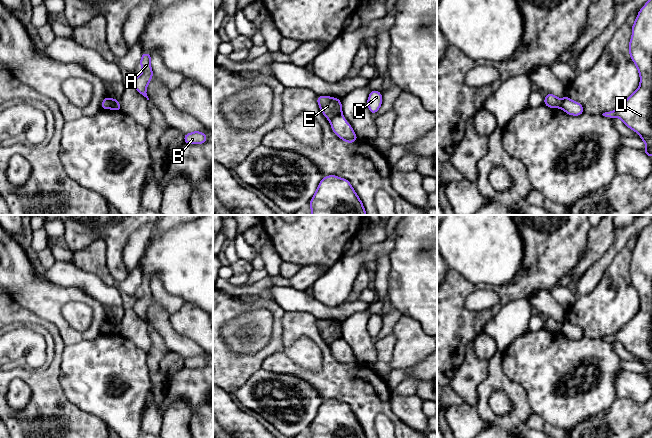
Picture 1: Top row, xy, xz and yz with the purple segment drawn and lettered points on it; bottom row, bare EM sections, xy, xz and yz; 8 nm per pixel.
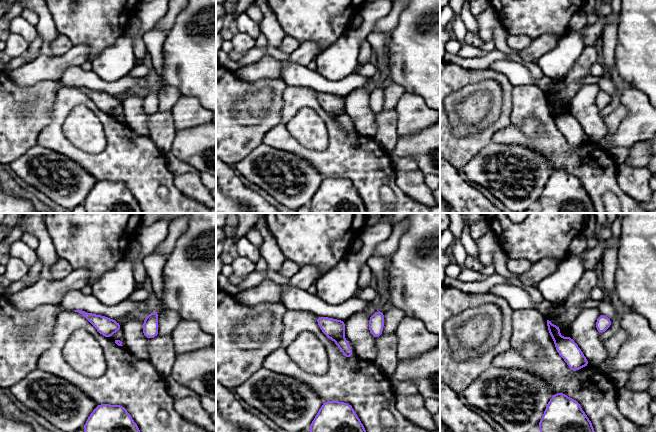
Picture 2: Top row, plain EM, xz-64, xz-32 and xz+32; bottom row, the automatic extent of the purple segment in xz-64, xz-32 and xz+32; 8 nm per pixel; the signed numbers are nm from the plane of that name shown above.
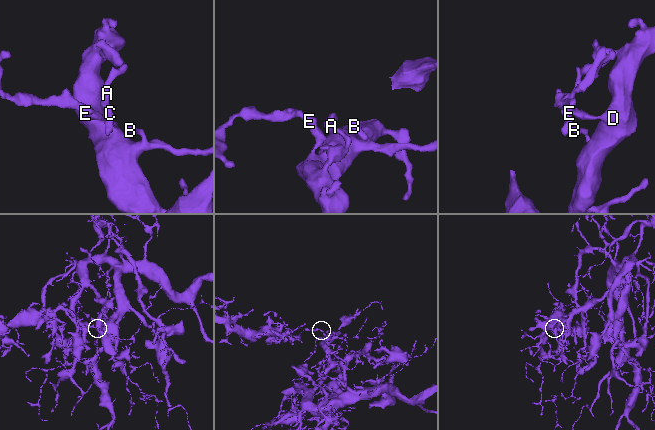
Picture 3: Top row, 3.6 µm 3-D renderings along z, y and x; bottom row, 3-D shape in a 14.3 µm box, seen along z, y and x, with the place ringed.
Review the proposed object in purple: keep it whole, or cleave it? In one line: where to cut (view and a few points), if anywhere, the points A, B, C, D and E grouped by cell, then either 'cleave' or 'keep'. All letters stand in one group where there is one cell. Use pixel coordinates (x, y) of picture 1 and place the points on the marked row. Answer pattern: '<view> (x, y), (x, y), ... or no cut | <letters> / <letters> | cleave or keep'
xz (341, 113), (329, 120) | A B C D / E | cleave

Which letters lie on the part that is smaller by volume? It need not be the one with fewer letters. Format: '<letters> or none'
E

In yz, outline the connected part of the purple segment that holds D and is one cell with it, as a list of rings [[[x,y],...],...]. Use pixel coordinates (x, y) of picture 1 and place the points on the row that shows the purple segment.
[[[652,0],[638,12],[632,26],[629,55],[640,75],[640,85],[616,110],[602,115],[618,117],[637,132],[646,145],[643,151],[652,157]]]

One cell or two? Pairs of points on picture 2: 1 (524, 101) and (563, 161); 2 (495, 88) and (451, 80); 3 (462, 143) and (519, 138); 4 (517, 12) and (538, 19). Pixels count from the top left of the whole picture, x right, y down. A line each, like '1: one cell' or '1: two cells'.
1: one cell
2: two cells
3: two cells
4: one cell

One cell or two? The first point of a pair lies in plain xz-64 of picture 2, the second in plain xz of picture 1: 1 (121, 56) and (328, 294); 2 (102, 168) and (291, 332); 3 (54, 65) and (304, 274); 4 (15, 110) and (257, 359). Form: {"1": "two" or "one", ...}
{"1": "one", "2": "one", "3": "one", "4": "one"}

